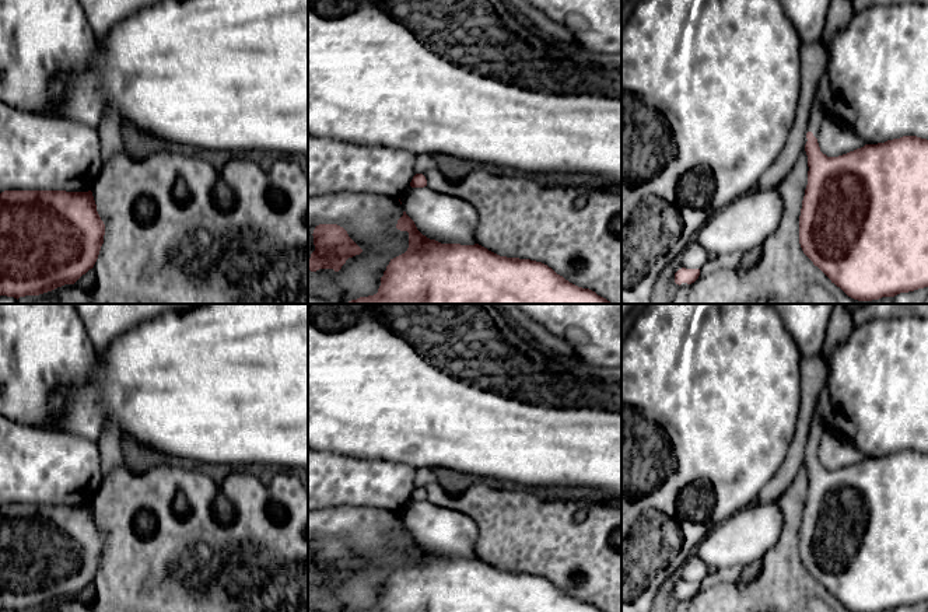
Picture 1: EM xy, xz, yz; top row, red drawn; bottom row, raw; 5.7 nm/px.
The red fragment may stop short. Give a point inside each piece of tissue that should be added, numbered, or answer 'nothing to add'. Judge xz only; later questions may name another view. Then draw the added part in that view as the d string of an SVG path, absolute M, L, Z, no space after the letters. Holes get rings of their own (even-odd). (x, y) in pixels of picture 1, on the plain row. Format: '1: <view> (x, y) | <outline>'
nothing to add

